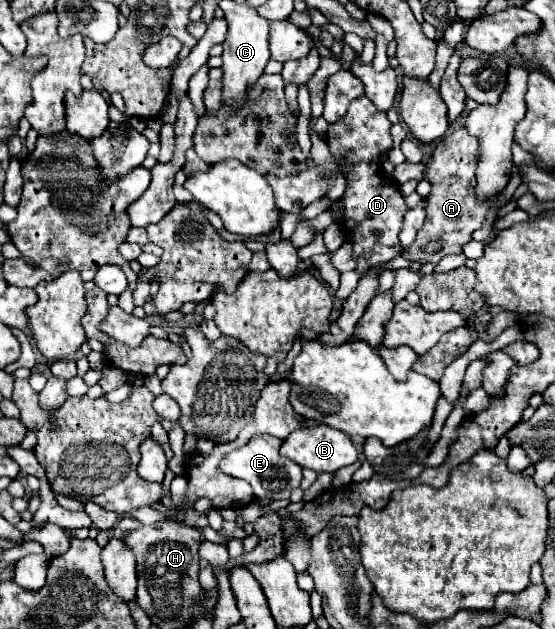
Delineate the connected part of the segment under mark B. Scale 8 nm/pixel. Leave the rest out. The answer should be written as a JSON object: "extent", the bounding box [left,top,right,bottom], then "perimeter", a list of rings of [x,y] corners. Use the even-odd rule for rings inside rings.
{"extent":[281,425,357,473],"perimeter":[[[315,425],[315,427],[307,427],[307,429],[297,429],[293,431],[281,445],[281,455],[295,461],[301,467],[309,467],[317,473],[329,471],[335,473],[339,467],[351,465],[357,461],[357,449],[351,443],[349,435],[341,433],[339,429],[333,429],[329,425]]]}

